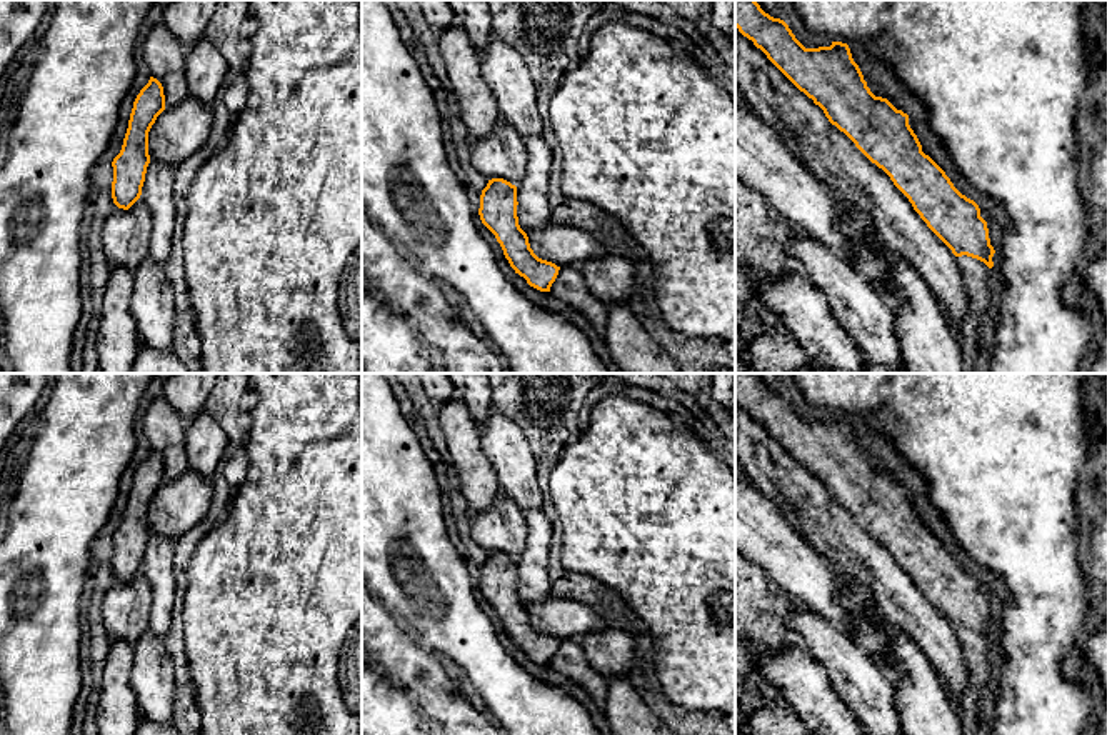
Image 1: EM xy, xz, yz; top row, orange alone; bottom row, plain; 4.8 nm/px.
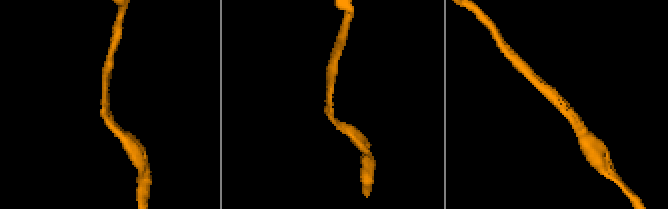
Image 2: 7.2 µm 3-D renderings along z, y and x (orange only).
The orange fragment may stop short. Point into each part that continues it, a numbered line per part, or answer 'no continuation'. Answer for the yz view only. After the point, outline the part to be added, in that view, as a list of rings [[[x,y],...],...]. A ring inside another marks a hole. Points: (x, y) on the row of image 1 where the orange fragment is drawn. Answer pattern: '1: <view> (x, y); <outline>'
1: yz (829, 154); [[[737,27],[735,88],[769,125],[777,128],[789,148],[820,182],[872,218],[874,228],[884,243],[925,280],[950,318],[962,322],[969,313],[969,300],[959,257],[927,227],[890,177],[872,163],[844,132],[832,125],[824,110],[800,92]]]

